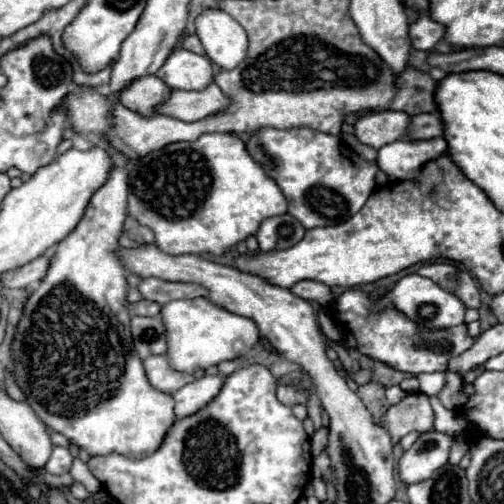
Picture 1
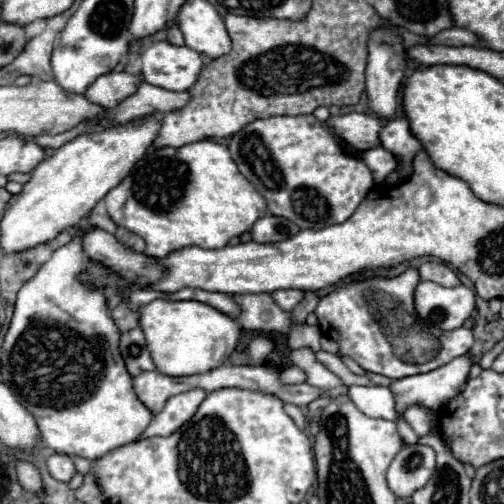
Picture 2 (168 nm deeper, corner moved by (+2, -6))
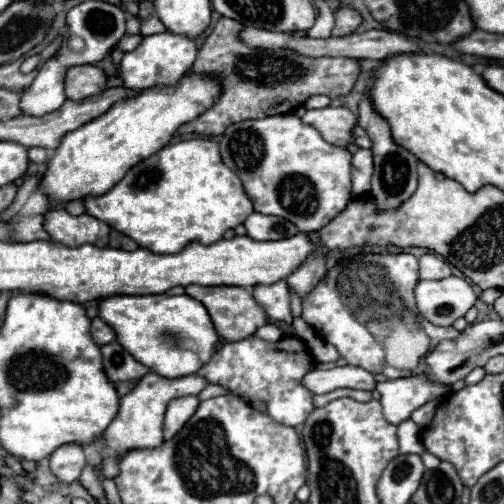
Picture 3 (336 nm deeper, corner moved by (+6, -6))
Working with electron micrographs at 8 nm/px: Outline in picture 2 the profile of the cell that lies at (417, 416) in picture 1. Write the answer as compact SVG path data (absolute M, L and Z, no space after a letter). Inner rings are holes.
M411 406L407 408L403 414L403 420L413 428L413 432L417 436L427 436L429 434L429 416L425 410L417 408L417 406Z

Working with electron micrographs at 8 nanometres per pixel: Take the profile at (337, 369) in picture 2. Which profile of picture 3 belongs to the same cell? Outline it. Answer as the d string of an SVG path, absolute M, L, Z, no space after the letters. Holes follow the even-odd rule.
M411 376L411 378L397 378L385 380L377 384L383 404L383 416L391 424L401 424L409 420L413 410L423 406L429 400L443 398L451 392L451 386L433 384L427 376Z

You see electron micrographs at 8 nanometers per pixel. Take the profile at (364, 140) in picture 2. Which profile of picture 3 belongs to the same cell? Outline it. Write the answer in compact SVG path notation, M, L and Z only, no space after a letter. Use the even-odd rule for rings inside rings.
M327 106L319 110L307 110L301 116L301 122L313 126L329 144L347 146L353 142L353 126L357 124L357 118L343 106Z

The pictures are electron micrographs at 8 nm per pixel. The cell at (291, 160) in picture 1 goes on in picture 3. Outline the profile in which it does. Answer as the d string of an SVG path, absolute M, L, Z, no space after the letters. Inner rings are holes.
M295 114L231 124L219 138L219 146L223 164L241 178L253 208L293 222L299 232L323 228L351 200L351 154L325 142Z

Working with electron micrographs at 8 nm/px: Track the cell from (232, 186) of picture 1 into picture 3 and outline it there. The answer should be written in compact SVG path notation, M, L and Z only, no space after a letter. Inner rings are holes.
M189 138L167 144L153 158L133 166L125 178L101 196L85 196L87 214L127 234L139 246L155 254L173 254L189 242L213 244L227 228L243 224L253 212L241 180L221 162L219 144L205 138Z

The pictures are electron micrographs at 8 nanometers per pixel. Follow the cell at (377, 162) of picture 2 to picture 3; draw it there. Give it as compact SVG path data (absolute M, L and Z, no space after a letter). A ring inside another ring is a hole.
M359 148L351 160L351 180L353 180L351 196L353 198L367 196L369 184L371 184L371 174L373 174L373 154L371 154L371 150Z

